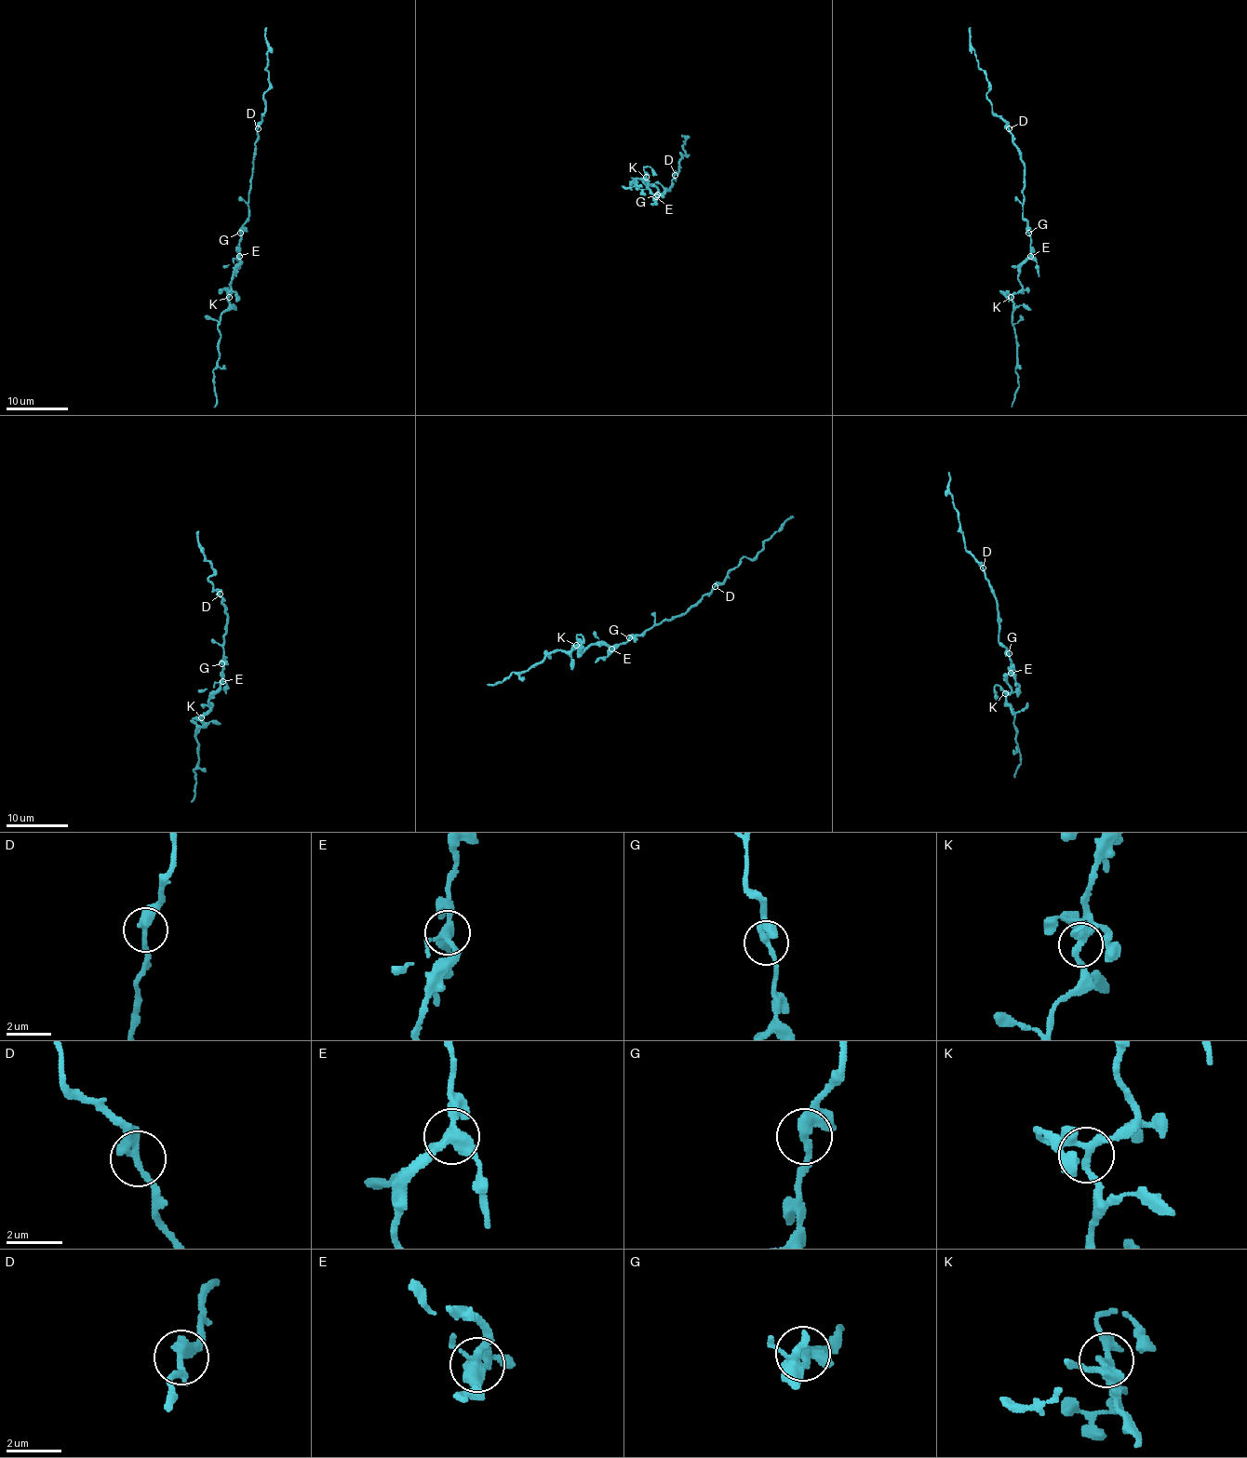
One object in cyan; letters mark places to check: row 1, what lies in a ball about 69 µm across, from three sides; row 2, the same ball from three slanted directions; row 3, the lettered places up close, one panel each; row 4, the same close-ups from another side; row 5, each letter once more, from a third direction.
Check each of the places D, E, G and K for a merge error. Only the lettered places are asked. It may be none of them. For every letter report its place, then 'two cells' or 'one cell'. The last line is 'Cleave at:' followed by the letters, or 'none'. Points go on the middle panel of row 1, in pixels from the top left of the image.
D: (675, 175) | one cell
E: (656, 196) | two cells
G: (657, 194) | one cell
K: (646, 177) | one cell
Cleave at: E

